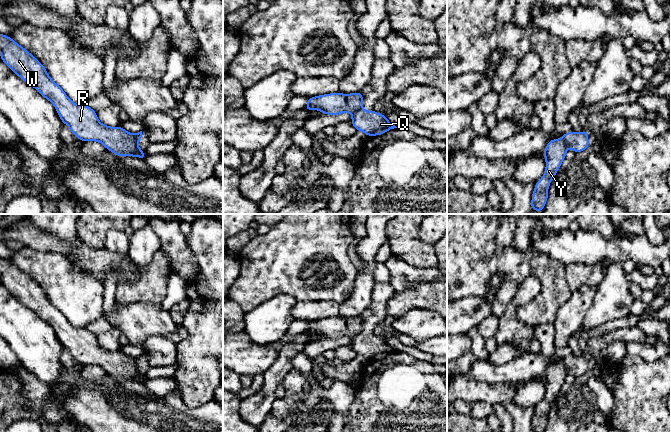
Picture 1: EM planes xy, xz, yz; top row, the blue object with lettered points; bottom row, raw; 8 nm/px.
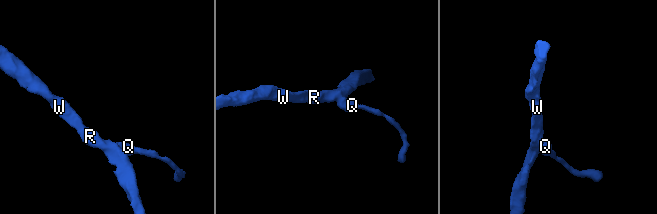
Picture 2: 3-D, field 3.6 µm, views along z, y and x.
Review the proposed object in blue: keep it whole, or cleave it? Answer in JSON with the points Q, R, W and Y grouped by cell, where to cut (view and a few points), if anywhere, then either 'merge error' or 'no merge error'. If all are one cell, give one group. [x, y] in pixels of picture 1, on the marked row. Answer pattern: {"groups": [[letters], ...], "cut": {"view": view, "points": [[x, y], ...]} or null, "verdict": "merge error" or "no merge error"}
{"groups": [["Q"], ["R", "W", "Y"]], "cut": {"view": "xz", "points": [[361, 106], [352, 114]]}, "verdict": "merge error"}

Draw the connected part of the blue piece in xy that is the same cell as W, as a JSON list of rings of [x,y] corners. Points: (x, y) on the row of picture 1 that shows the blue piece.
[[[1,33],[0,58],[18,77],[54,105],[61,121],[79,140],[100,142],[117,156],[138,156],[145,160],[145,153],[138,146],[136,134],[126,131],[122,126],[113,128],[104,125],[98,120],[96,111],[88,105],[73,103],[29,51]]]

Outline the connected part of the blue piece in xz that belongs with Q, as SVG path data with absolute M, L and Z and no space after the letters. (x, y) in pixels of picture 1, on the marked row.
M363 107L352 114L351 123L357 131L362 131L367 136L382 135L390 129L400 128L391 124L387 116L374 110L366 111Z

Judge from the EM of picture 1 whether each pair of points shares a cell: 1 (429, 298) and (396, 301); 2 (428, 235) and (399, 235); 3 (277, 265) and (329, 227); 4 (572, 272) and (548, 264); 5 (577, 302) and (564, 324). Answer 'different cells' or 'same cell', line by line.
1: same cell
2: different cells
3: same cell
4: different cells
5: same cell

